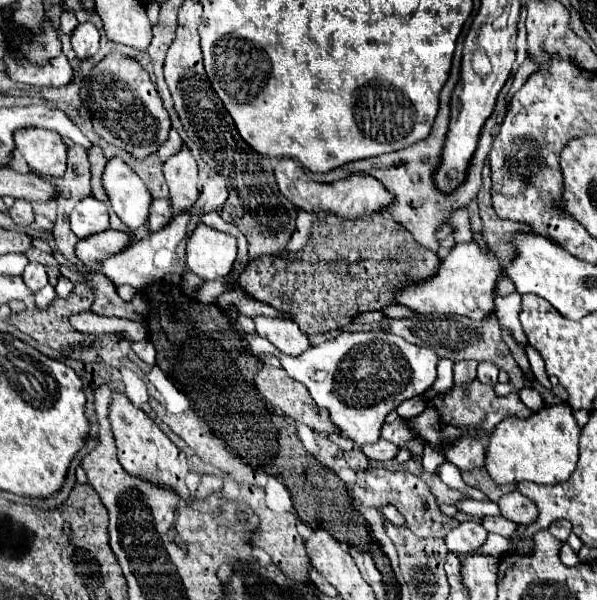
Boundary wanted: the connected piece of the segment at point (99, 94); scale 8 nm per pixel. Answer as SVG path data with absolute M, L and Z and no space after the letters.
M120 53L106 55L92 73L82 81L80 89L82 103L88 107L94 131L108 143L144 159L148 153L158 151L158 147L168 139L170 117L162 105L150 75L142 65Z

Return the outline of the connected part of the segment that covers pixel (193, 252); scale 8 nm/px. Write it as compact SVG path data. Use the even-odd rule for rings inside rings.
M198 223L186 245L186 263L202 279L218 279L232 271L238 255L236 239L210 225Z

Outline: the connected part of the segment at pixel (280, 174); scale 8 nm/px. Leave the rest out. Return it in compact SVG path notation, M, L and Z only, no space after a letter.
M280 159L274 167L274 177L278 183L278 189L284 197L288 197L296 207L308 211L308 213L334 213L342 219L358 219L368 213L380 213L384 207L392 201L392 195L370 175L352 175L348 179L336 181L336 183L318 183L310 179L298 161L292 159Z

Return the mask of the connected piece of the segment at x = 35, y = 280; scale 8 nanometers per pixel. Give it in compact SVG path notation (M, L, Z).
M28 263L28 267L26 267L26 271L24 271L22 277L24 277L26 285L32 289L32 293L48 285L46 269L44 269L44 265L40 265L40 263Z

